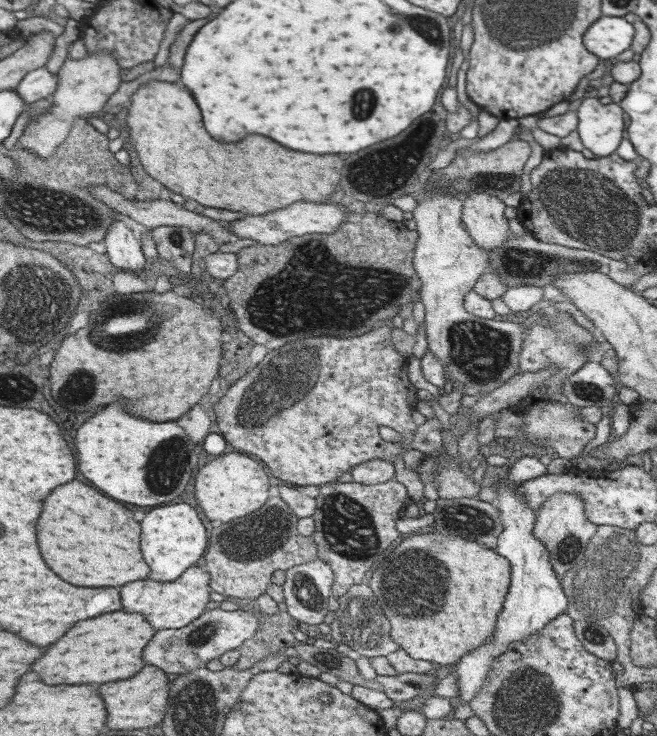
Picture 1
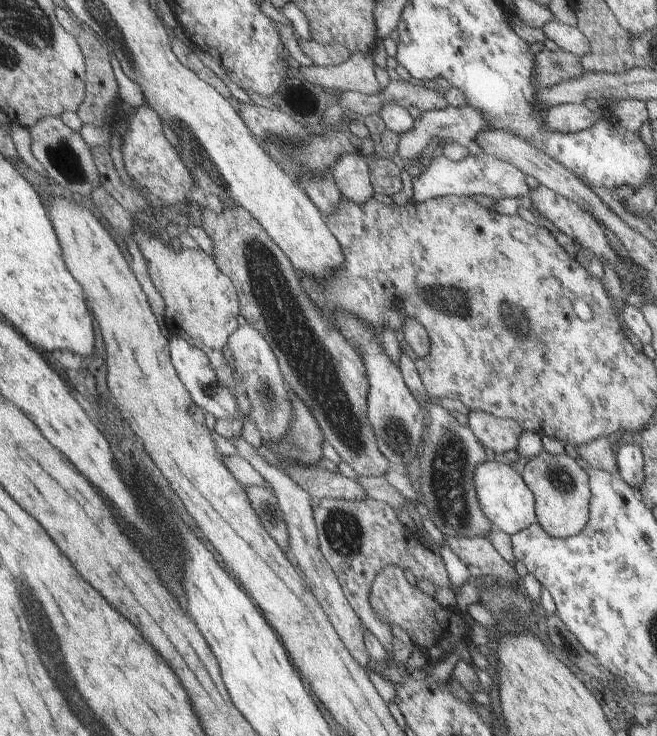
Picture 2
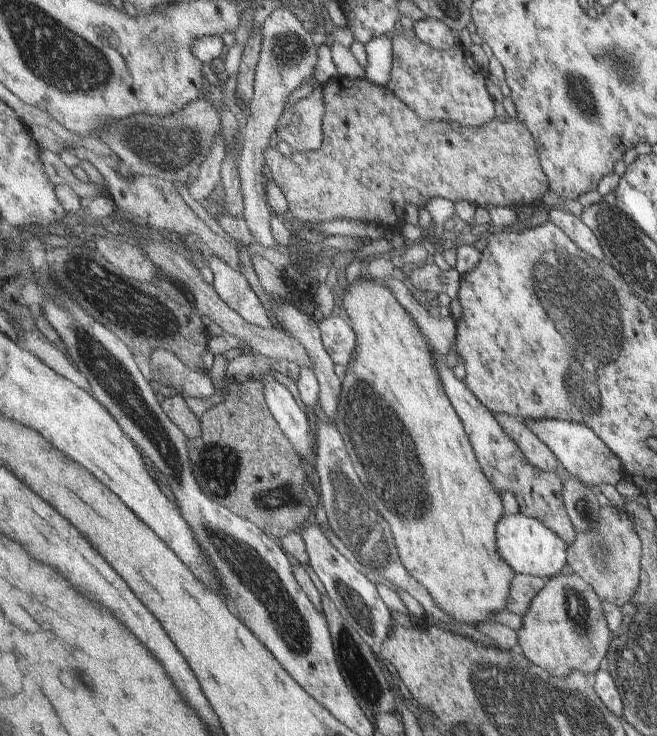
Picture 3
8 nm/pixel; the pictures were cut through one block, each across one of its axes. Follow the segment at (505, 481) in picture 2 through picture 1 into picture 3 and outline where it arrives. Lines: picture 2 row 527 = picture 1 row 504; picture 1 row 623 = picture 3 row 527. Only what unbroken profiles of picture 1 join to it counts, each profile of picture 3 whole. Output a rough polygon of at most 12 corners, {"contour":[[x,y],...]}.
{"contour":[[503,515],[497,554],[517,574],[549,580],[564,539],[540,520]]}

